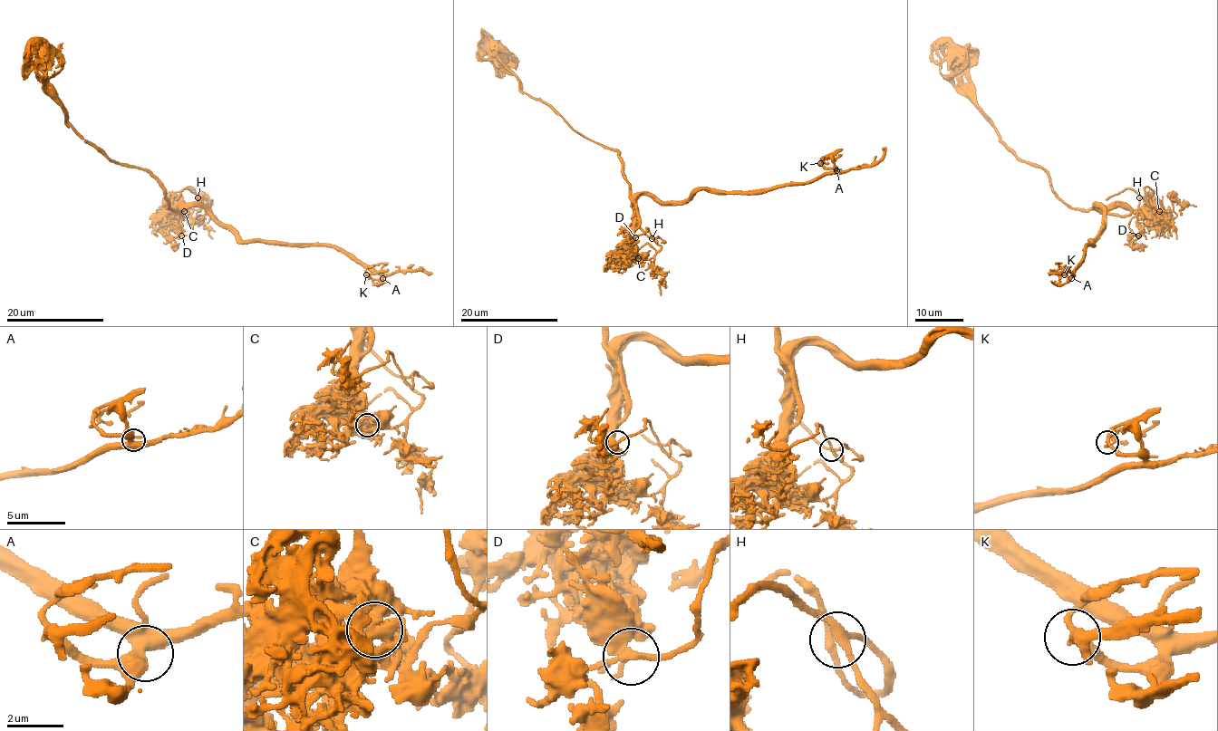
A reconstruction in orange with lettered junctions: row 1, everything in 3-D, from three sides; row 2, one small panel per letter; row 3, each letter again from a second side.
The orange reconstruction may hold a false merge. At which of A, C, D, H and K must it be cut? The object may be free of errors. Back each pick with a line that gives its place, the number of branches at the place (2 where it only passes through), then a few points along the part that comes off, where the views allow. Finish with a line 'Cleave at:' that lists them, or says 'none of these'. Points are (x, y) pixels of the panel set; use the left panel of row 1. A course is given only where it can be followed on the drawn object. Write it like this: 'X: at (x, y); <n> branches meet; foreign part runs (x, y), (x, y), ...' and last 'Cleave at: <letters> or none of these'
C: at (184, 211); 5 branches meet; foreign part runs (183, 211), (181, 194), (189, 187), (207, 202), (200, 197), (204, 215), (187, 235), (174, 236), (176, 245)
Cleave at: C

